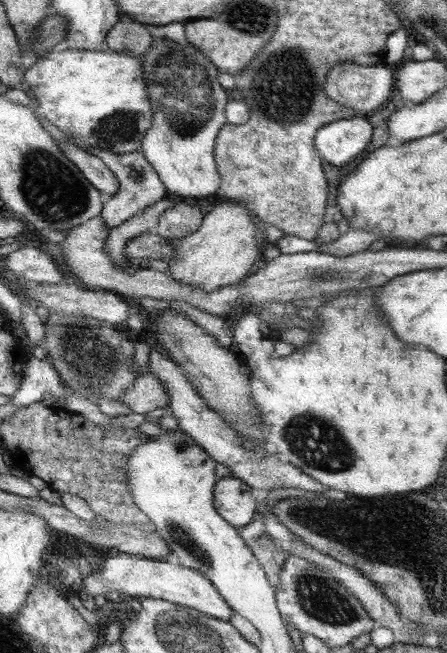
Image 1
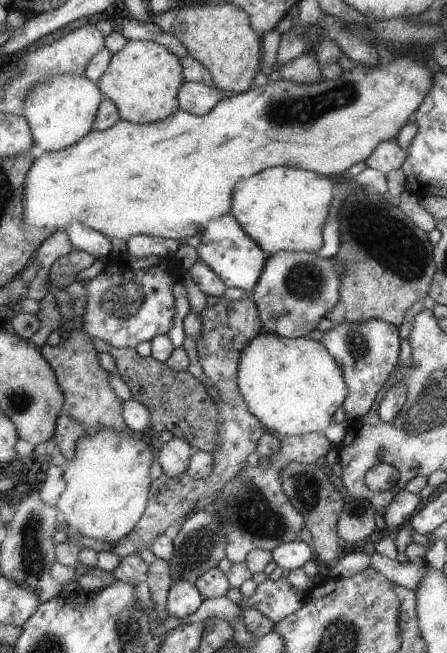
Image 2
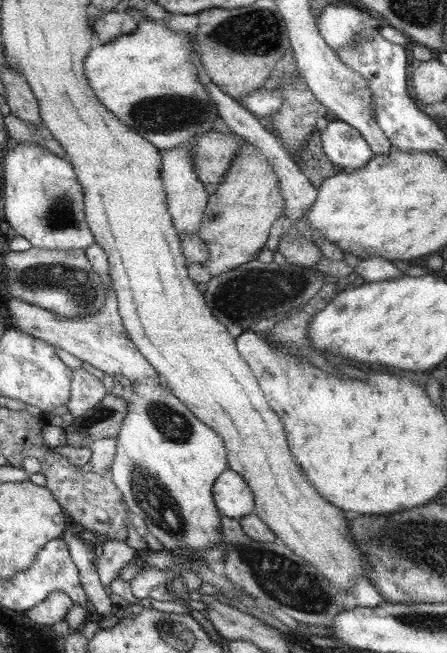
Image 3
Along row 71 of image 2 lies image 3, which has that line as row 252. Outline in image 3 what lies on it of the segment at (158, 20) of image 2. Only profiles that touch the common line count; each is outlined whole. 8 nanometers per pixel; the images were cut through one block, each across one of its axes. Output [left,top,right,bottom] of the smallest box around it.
[197,144,285,278]

